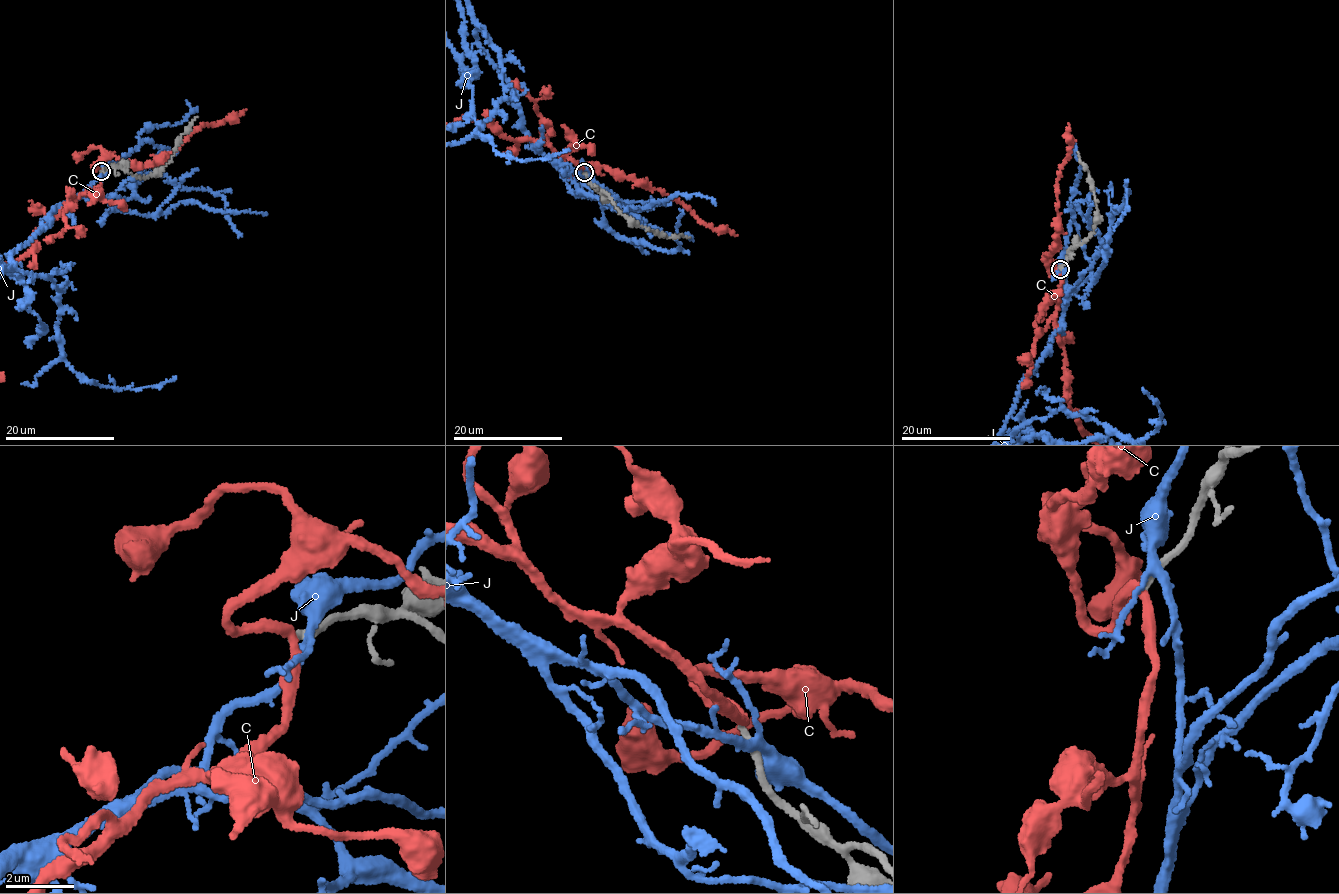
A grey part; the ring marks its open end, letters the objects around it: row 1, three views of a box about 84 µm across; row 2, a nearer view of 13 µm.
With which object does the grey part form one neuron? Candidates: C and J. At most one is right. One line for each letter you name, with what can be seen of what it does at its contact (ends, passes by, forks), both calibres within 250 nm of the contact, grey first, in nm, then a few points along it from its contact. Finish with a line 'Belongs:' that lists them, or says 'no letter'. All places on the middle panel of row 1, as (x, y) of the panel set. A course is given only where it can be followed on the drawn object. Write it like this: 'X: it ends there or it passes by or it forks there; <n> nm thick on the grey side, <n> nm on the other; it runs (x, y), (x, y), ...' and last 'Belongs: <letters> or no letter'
Belongs: no letter

